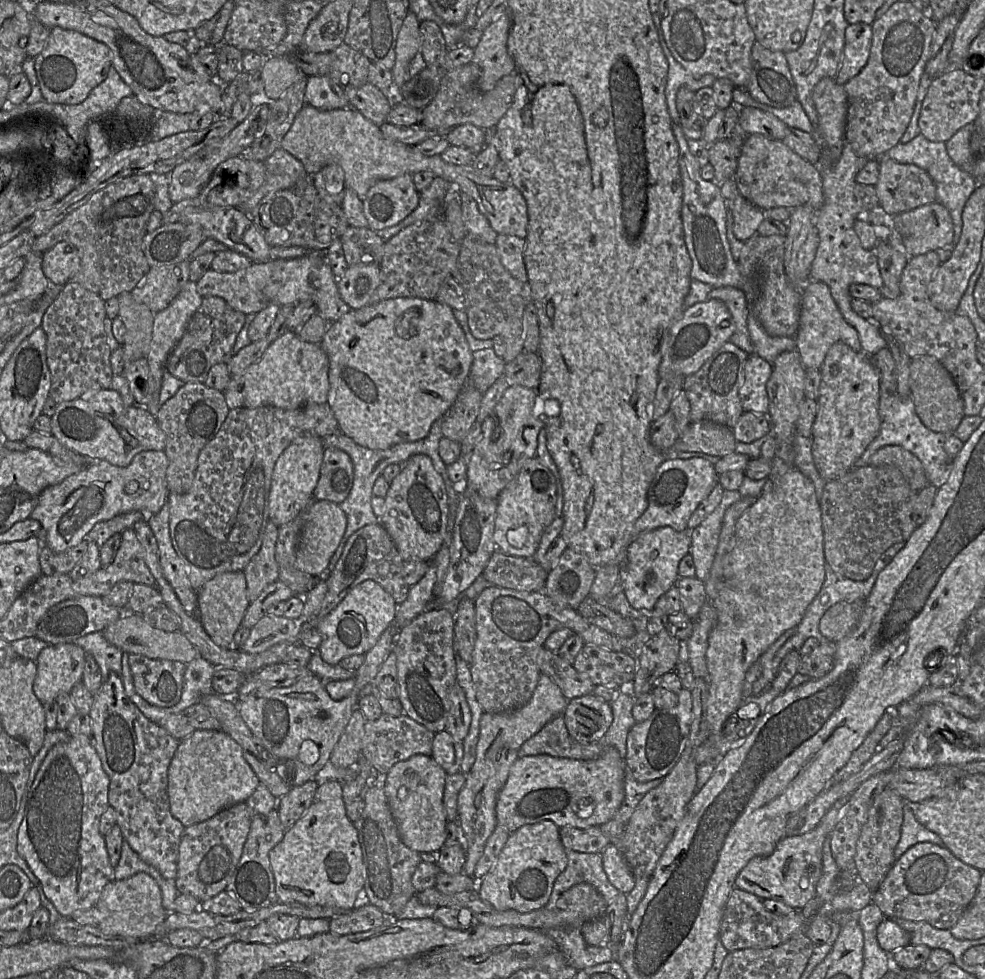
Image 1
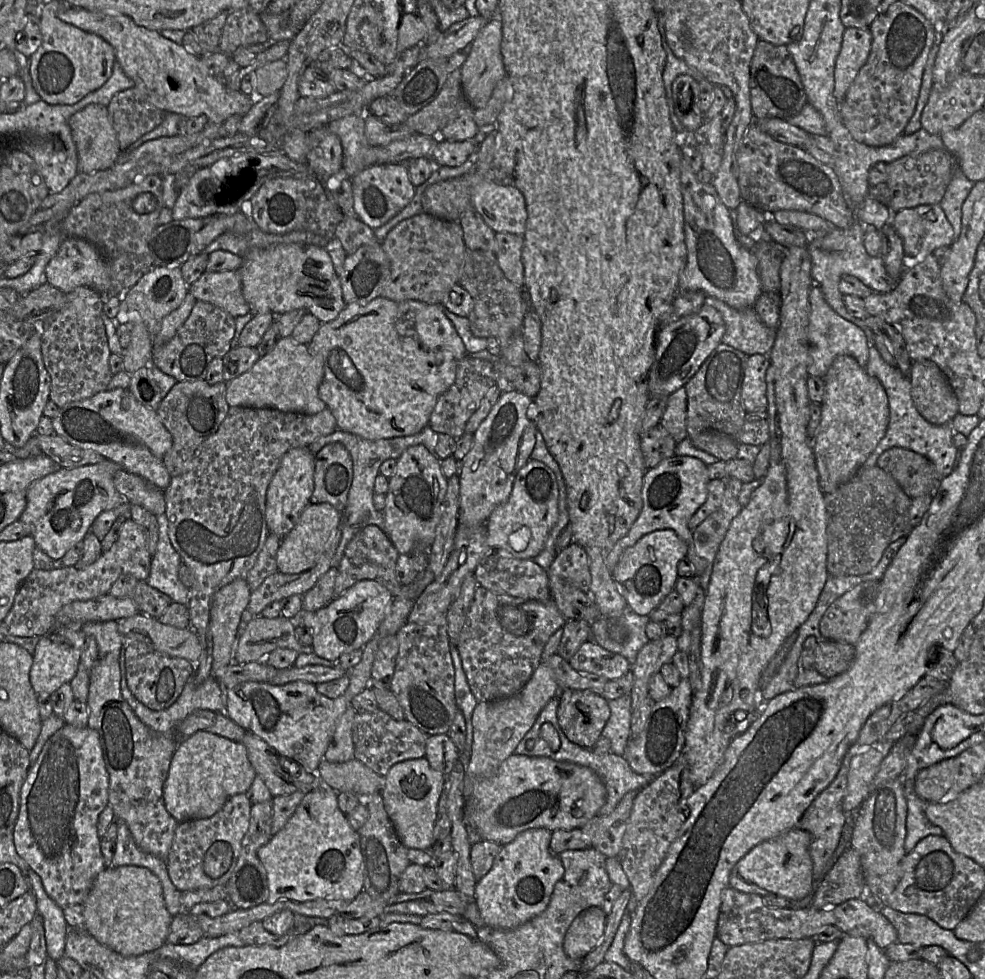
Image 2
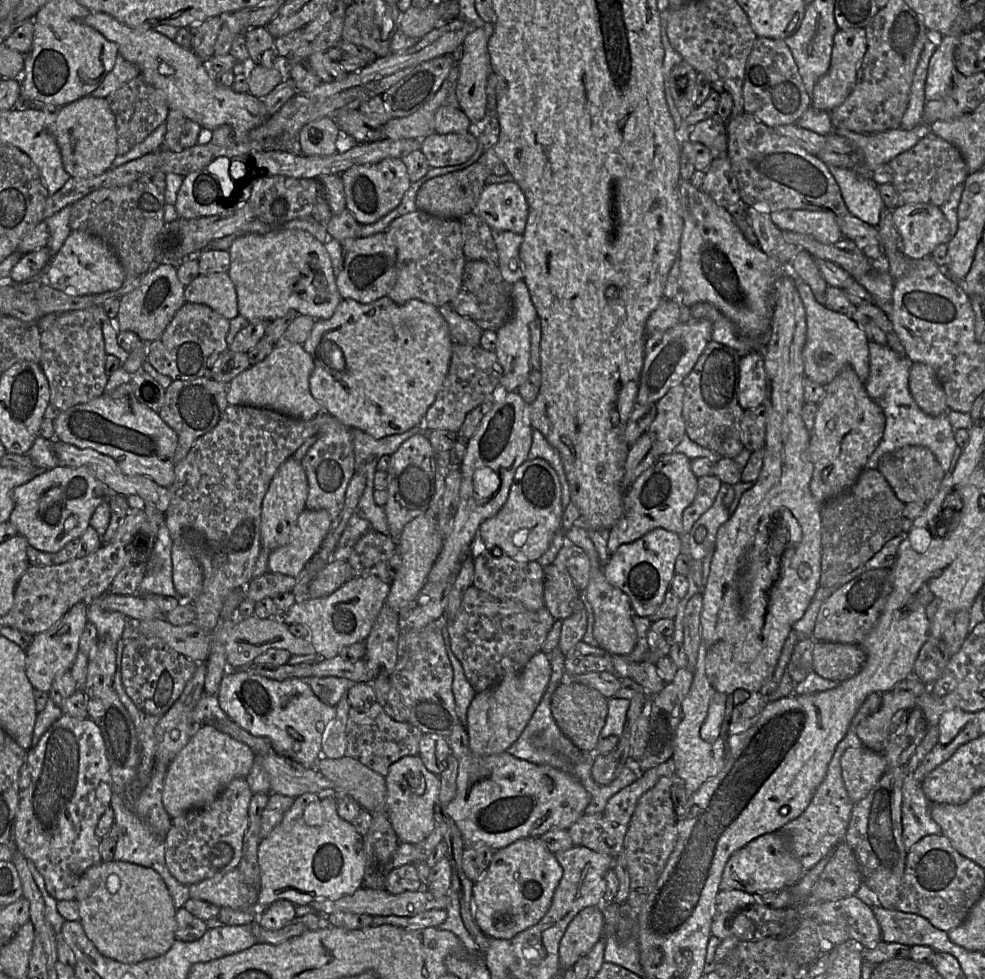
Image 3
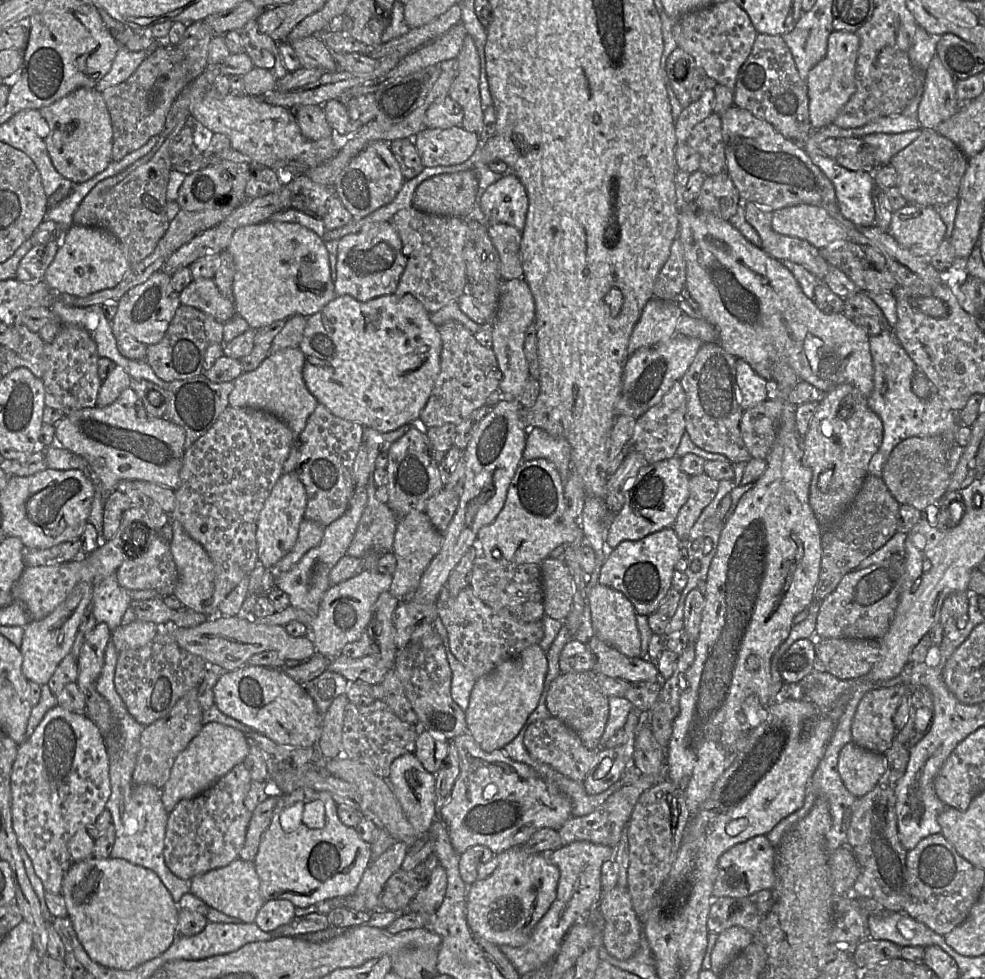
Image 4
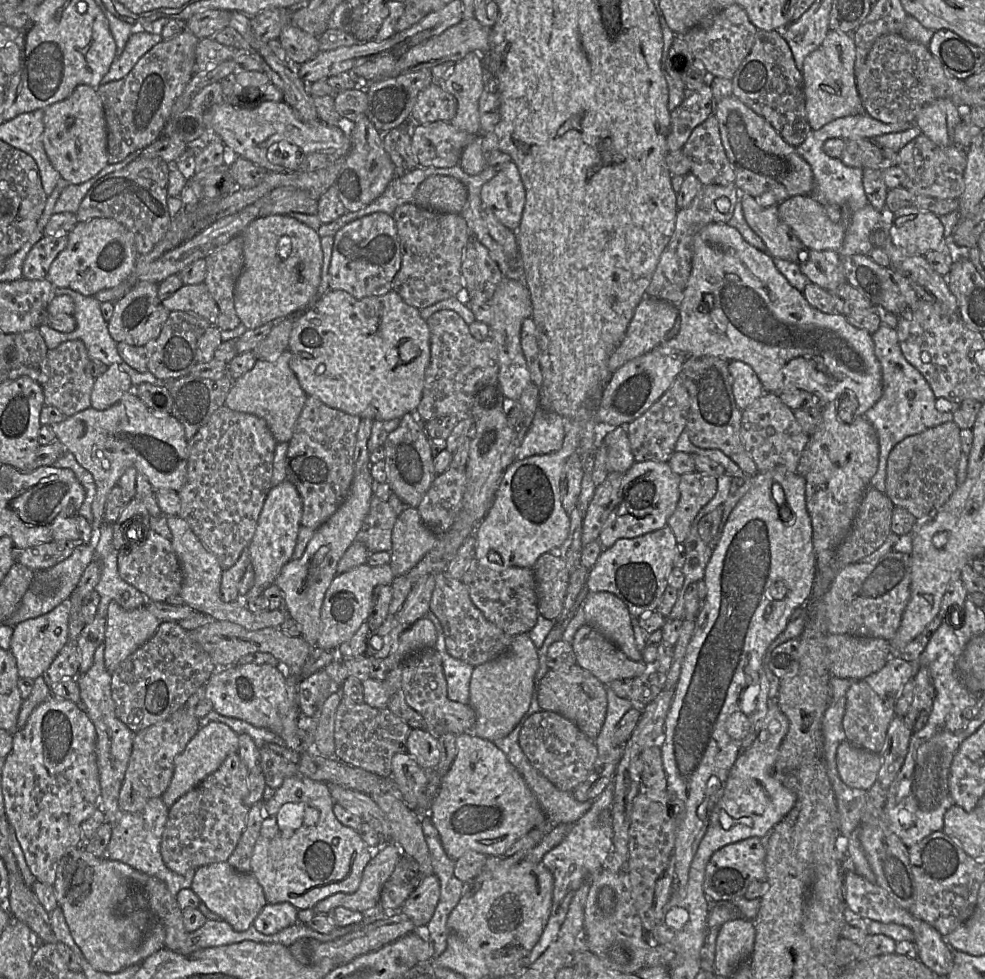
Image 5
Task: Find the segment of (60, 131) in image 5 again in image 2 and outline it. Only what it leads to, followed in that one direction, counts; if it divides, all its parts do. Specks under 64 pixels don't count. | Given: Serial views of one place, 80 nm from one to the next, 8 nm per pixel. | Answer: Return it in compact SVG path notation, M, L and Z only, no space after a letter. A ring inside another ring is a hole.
M88 104L74 113L68 123L77 150L78 172L89 174L104 171L117 162L121 150L106 106Z

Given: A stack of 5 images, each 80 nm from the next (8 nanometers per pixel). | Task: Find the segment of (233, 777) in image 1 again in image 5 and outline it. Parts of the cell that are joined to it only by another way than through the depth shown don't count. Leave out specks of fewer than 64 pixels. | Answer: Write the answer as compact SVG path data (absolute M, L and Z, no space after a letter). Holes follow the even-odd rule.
M209 722L202 726L196 735L189 741L183 752L175 759L172 780L167 790L161 796L165 805L171 808L180 797L195 788L208 775L215 772L229 754L238 752L238 748L238 734L226 724Z

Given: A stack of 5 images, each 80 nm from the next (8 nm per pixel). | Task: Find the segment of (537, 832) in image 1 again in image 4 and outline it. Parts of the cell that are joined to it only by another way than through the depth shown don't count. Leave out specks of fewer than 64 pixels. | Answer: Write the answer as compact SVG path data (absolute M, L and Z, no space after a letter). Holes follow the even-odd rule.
M516 845L492 859L479 871L477 879L468 886L466 920L474 937L481 937L495 945L520 947L526 944L535 925L547 913L557 895L559 868L543 853L527 852L523 845Z

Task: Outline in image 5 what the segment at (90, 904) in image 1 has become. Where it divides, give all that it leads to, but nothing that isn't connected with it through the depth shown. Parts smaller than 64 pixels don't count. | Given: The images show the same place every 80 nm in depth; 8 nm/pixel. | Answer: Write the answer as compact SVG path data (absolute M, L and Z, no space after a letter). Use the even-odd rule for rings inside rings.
M50 696L31 713L22 729L13 734L12 749L2 770L2 793L9 824L36 881L53 885L60 859L69 848L82 847L81 824L99 807L101 786L96 761L96 730L75 703Z

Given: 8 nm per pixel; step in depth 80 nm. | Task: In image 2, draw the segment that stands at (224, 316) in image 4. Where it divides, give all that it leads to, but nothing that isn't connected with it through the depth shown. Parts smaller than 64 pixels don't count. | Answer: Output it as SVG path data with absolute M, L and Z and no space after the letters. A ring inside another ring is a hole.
M237 271L207 272L189 286L196 300L209 302L237 318L250 313Z

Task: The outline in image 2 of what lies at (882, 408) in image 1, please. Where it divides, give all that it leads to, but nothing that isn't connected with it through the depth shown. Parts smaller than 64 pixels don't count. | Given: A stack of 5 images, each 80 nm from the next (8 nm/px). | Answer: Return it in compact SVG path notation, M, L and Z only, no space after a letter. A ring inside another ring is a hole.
M869 345L867 374L877 378L887 395L889 407L889 422L884 437L864 462L864 467L873 467L878 457L892 447L901 447L917 452L928 458L936 467L941 477L948 476L955 467L958 449L953 442L954 431L950 424L935 425L925 420L915 407L911 396L911 384L908 375L903 374L897 366L886 363L879 351Z

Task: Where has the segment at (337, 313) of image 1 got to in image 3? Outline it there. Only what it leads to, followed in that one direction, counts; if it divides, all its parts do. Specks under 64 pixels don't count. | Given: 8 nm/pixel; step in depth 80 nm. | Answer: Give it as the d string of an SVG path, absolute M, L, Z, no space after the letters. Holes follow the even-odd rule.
M274 229L264 235L243 235L228 252L228 274L236 289L238 311L249 322L274 321L289 311L329 319L342 300L325 245L307 231Z

